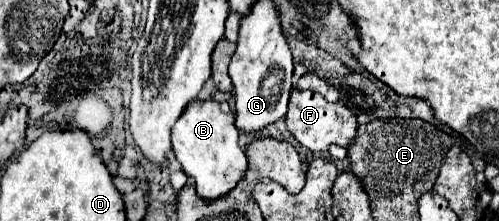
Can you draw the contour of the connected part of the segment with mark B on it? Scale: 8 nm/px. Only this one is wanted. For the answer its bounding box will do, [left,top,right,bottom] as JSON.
[171,99,247,199]

